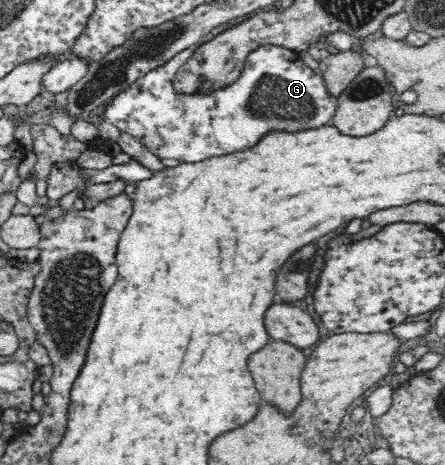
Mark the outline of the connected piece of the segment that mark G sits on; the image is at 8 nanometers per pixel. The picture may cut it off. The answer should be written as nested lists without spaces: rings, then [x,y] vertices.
[[[202,43],[188,46],[186,50],[176,53],[166,64],[149,70],[148,74],[131,84],[128,90],[117,94],[105,107],[108,122],[119,128],[120,132],[138,139],[160,161],[178,160],[180,163],[204,162],[212,156],[244,152],[244,148],[252,148],[272,131],[292,133],[332,125],[336,97],[328,92],[321,73],[317,69],[311,69],[297,51],[275,44],[262,44],[256,50],[248,52],[237,79],[219,91],[191,95],[176,92],[173,77],[177,69],[200,45]]]

